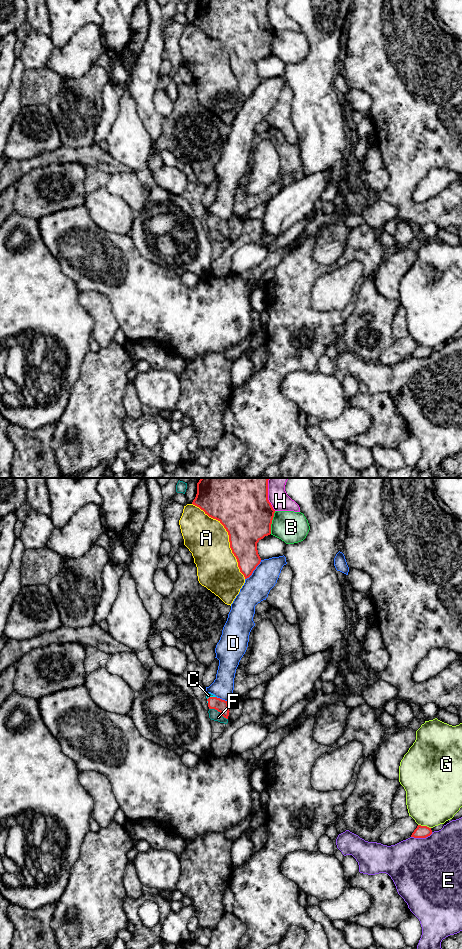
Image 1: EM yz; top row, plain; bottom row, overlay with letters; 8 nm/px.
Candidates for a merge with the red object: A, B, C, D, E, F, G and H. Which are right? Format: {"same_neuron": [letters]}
{"same_neuron": ["C"]}

